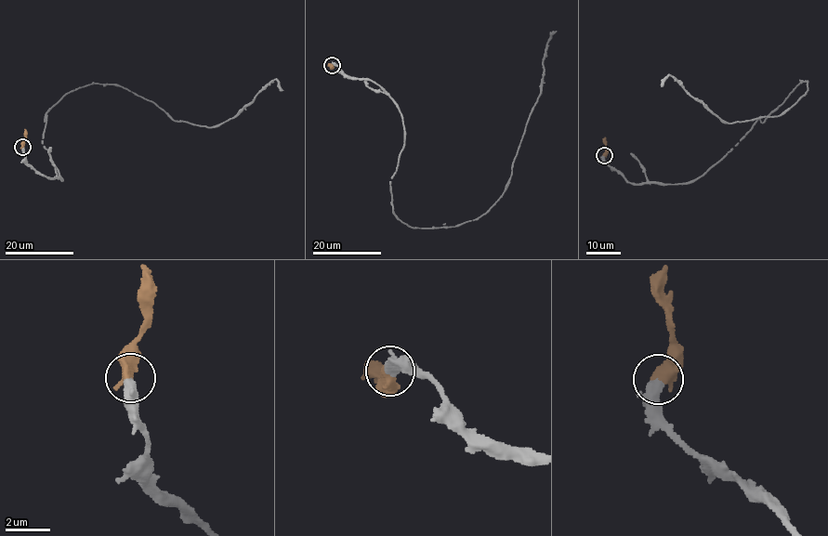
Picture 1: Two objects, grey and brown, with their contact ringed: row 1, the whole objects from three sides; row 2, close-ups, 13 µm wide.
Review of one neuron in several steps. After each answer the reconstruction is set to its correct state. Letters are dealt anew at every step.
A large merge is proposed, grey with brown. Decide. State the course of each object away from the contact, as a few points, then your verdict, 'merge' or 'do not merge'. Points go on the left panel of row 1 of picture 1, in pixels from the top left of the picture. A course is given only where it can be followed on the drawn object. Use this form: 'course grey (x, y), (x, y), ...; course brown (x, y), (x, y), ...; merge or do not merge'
course grey (23, 146), (28, 163), (62, 180), (44, 121), (93, 84), (209, 127), (273, 80), (281, 91); course brown (23, 146), (24, 129); merge

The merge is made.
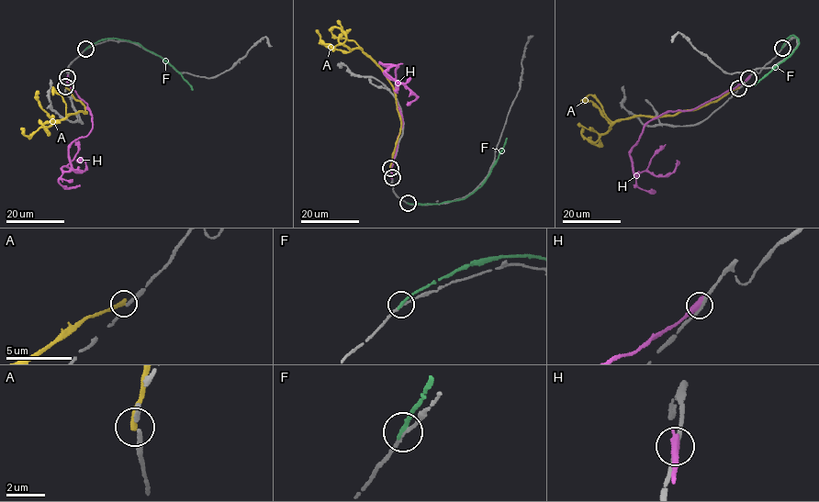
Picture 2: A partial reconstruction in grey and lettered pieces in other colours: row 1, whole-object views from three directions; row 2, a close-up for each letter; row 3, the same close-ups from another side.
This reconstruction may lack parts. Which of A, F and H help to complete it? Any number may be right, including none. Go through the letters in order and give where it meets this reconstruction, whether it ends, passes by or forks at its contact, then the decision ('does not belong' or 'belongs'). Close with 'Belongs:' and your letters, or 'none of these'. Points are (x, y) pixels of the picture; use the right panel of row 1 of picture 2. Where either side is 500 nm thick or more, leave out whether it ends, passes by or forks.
A: meets grey at (738, 88); it ends there; does not belong
F: meets grey at (782, 48); it ends there; does not belong
H: meets grey at (748, 78); does not belong
Belongs: none of these

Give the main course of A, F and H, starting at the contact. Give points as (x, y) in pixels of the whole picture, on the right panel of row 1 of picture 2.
A: (738, 87), (700, 107), (667, 115), (618, 119), (608, 130), (599, 135), (597, 145), (588, 137)
F: (782, 47), (790, 36), (798, 38), (800, 43), (792, 53), (754, 85)
H: (748, 78), (690, 110), (667, 111), (645, 125), (630, 154), (635, 176), (647, 171), (664, 176), (678, 164)

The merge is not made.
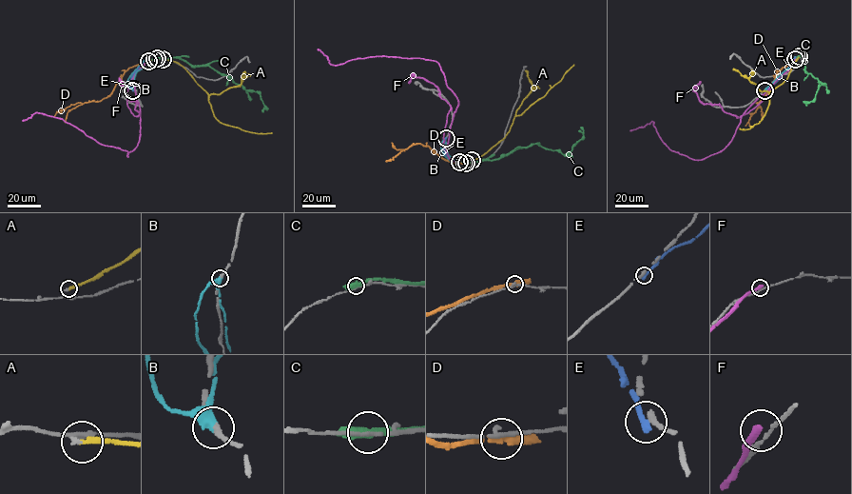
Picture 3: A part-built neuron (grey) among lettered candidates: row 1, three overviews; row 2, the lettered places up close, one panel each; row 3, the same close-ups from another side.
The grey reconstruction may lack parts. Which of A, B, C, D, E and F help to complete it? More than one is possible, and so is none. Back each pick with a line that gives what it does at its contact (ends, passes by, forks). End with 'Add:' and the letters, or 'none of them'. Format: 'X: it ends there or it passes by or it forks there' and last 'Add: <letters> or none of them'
A: it ends there
Add: A

